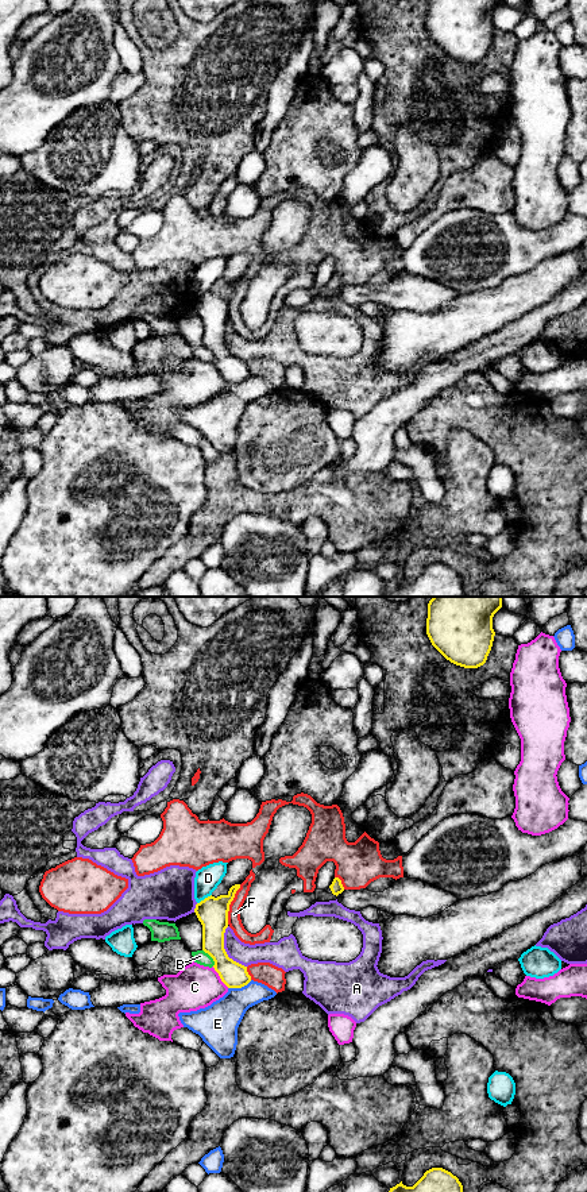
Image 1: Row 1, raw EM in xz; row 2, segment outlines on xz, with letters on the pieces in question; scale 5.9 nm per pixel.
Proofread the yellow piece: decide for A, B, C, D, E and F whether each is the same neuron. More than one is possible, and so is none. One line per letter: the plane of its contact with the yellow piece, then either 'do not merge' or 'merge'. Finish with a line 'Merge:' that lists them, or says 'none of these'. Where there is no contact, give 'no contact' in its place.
A: meets yellow in xz; do not merge
B: meets yellow in xz; do not merge
C: meets yellow in xz; do not merge
D: meets yellow in xz; do not merge
E: meets yellow in xz; do not merge
F: meets yellow in xz; do not merge
Merge: none of these

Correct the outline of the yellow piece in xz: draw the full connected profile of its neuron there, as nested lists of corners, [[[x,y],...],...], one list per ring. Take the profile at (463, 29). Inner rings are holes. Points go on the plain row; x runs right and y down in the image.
[[[428,0],[426,30],[451,58],[464,63],[483,61],[495,27],[493,12],[502,0]]]

